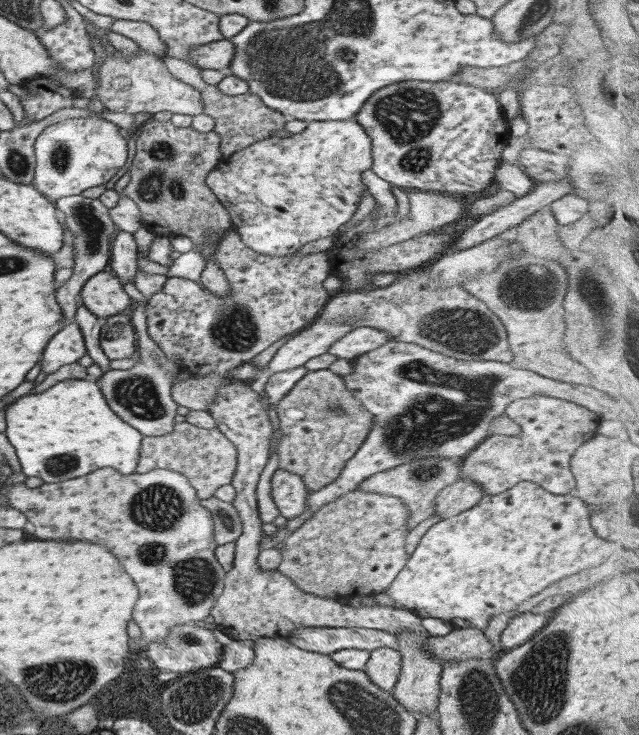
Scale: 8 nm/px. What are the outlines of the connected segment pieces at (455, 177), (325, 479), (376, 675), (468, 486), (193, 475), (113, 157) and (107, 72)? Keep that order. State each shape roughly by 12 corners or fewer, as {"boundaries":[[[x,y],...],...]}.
{"boundaries":[[[379,88],[354,119],[404,190],[474,194],[511,134],[497,93]],[[330,369],[276,405],[278,468],[334,482],[374,419]],[[398,649],[369,653],[364,672],[393,692],[402,668]],[[458,477],[437,495],[434,515],[454,517],[478,504],[484,489]],[[188,421],[142,439],[136,472],[184,474],[201,499],[230,485],[237,449]],[[100,116],[36,137],[33,185],[49,201],[113,181],[132,143]],[[144,49],[95,78],[112,112],[203,113],[201,92]]]}

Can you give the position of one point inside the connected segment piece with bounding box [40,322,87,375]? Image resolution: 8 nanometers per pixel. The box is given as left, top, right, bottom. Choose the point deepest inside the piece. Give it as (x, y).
(66, 347)

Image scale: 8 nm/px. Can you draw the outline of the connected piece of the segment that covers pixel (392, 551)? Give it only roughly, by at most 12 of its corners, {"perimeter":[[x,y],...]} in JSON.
{"perimeter":[[358,488],[290,533],[303,592],[382,593],[407,563],[402,499]]}

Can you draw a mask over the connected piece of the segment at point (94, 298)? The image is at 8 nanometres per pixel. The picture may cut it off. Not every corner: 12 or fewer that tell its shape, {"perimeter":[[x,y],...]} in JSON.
{"perimeter":[[109,270],[88,278],[79,296],[98,319],[133,305]]}

